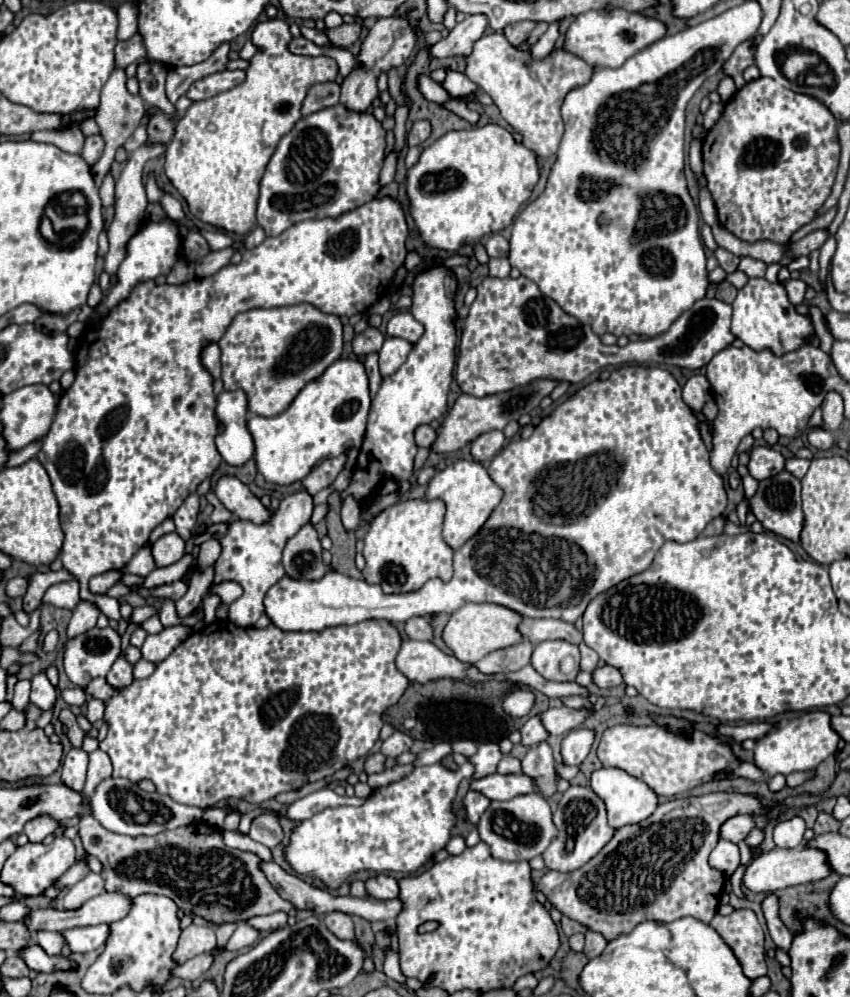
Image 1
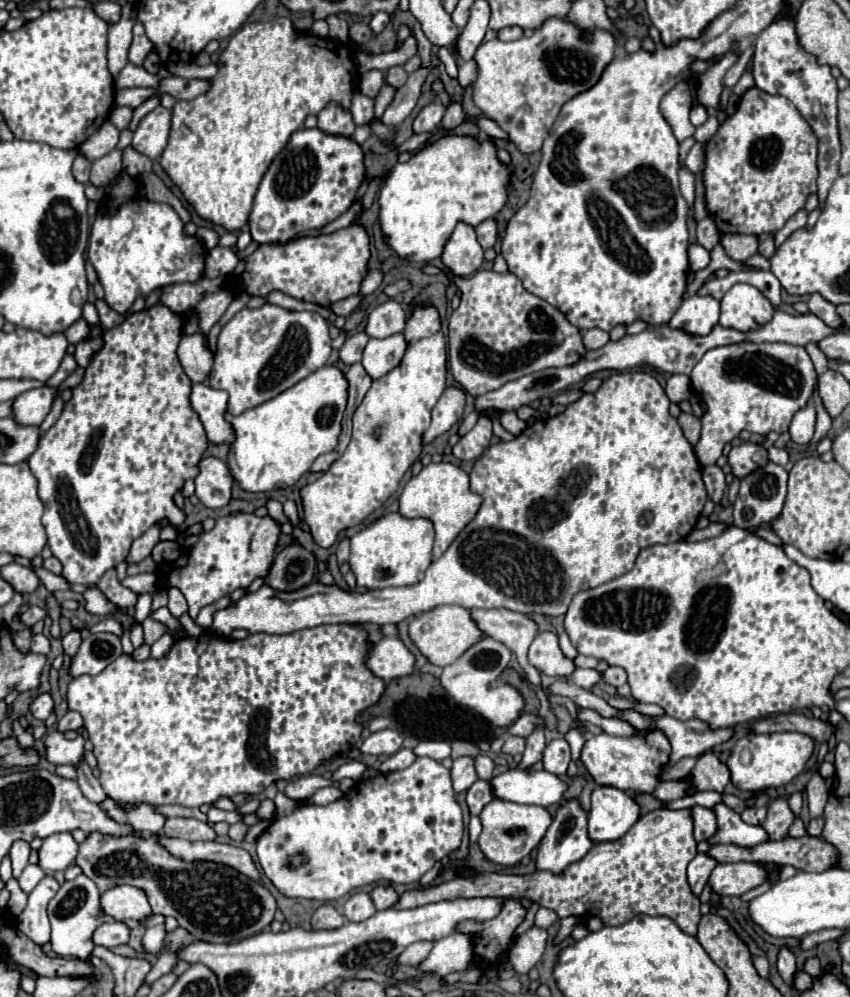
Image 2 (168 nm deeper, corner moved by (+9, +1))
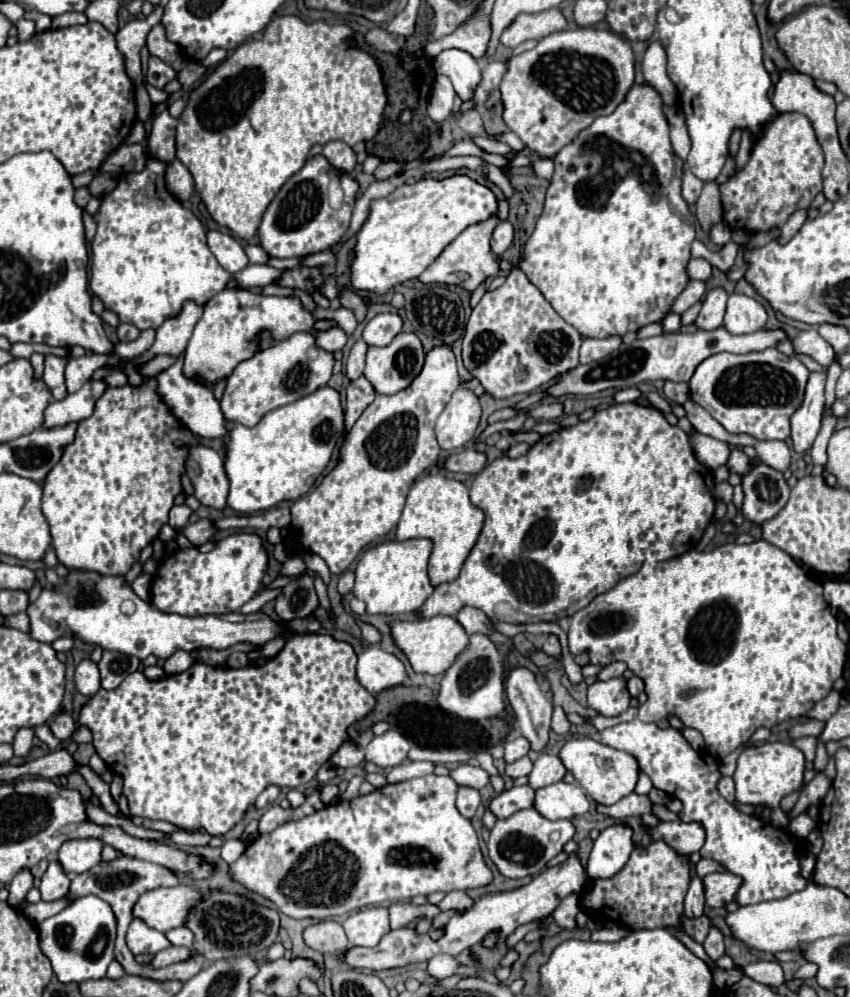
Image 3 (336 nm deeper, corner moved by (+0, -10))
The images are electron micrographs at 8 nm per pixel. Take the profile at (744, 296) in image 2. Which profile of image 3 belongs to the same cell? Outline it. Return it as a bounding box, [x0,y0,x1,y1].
[724,294,768,334]

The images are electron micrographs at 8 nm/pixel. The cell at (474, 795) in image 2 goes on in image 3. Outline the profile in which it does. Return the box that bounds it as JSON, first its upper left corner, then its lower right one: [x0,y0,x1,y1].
[488,784,534,818]

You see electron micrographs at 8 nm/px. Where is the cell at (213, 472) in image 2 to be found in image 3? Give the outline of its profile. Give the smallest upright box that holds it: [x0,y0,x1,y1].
[186,446,230,510]

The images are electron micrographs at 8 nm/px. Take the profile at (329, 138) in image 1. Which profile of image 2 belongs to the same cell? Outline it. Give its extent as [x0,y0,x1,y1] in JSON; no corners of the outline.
[249,129,363,243]

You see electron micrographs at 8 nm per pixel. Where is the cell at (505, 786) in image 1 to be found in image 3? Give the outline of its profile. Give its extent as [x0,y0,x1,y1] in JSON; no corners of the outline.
[532,782,588,820]

